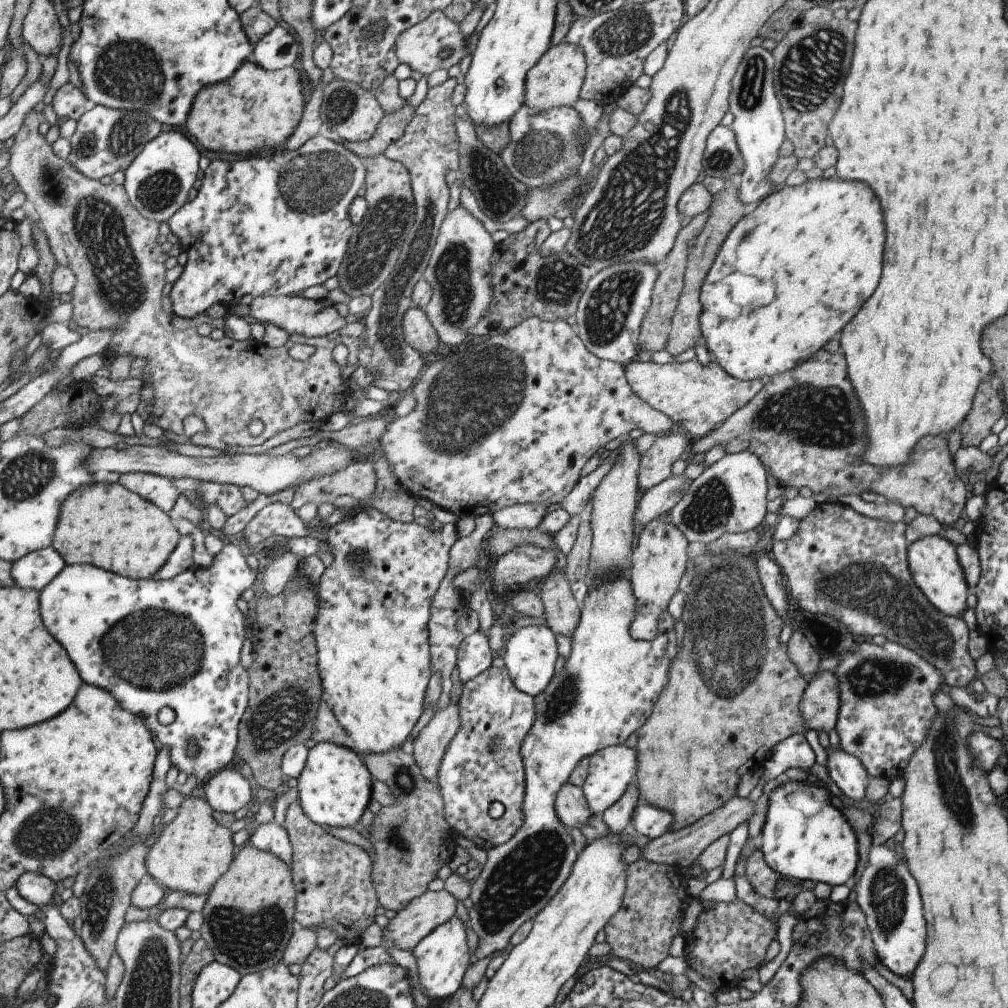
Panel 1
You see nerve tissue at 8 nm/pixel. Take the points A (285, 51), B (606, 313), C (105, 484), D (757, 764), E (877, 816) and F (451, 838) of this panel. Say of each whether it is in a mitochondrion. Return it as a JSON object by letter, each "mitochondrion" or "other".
{"A":"mitochondrion","B":"mitochondrion","C":"other","D":"other","E":"other","F":"other"}

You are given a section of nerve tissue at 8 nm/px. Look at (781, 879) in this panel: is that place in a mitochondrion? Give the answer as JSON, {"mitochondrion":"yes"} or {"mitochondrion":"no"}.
{"mitochondrion":"no"}

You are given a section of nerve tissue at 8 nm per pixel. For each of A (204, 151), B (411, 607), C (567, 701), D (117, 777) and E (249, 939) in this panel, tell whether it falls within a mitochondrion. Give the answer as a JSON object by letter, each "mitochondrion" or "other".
{"A":"other","B":"other","C":"mitochondrion","D":"other","E":"mitochondrion"}

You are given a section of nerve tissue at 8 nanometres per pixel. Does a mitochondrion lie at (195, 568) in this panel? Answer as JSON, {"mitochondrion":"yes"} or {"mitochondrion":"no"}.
{"mitochondrion":"no"}

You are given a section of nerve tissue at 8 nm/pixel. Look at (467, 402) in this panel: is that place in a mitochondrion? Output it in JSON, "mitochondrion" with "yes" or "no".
{"mitochondrion":"yes"}

